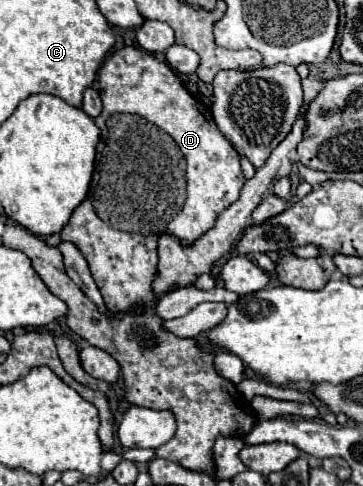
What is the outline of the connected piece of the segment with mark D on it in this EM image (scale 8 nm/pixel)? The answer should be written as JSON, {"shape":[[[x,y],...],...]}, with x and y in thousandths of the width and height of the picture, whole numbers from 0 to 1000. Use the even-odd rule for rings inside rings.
{"shape":[[[339,95],[284,128],[273,181],[284,230],[262,243],[278,267],[256,362],[267,370],[256,370],[234,412],[201,432],[168,473],[168,490],[212,502],[245,539],[289,630],[306,642],[328,642],[372,626],[427,626],[416,576],[433,560],[433,486],[477,481],[504,502],[543,494],[587,469],[603,436],[658,407],[675,362],[653,309],[614,284],[581,230],[510,181],[493,152],[460,128],[433,123],[388,99]]]}

